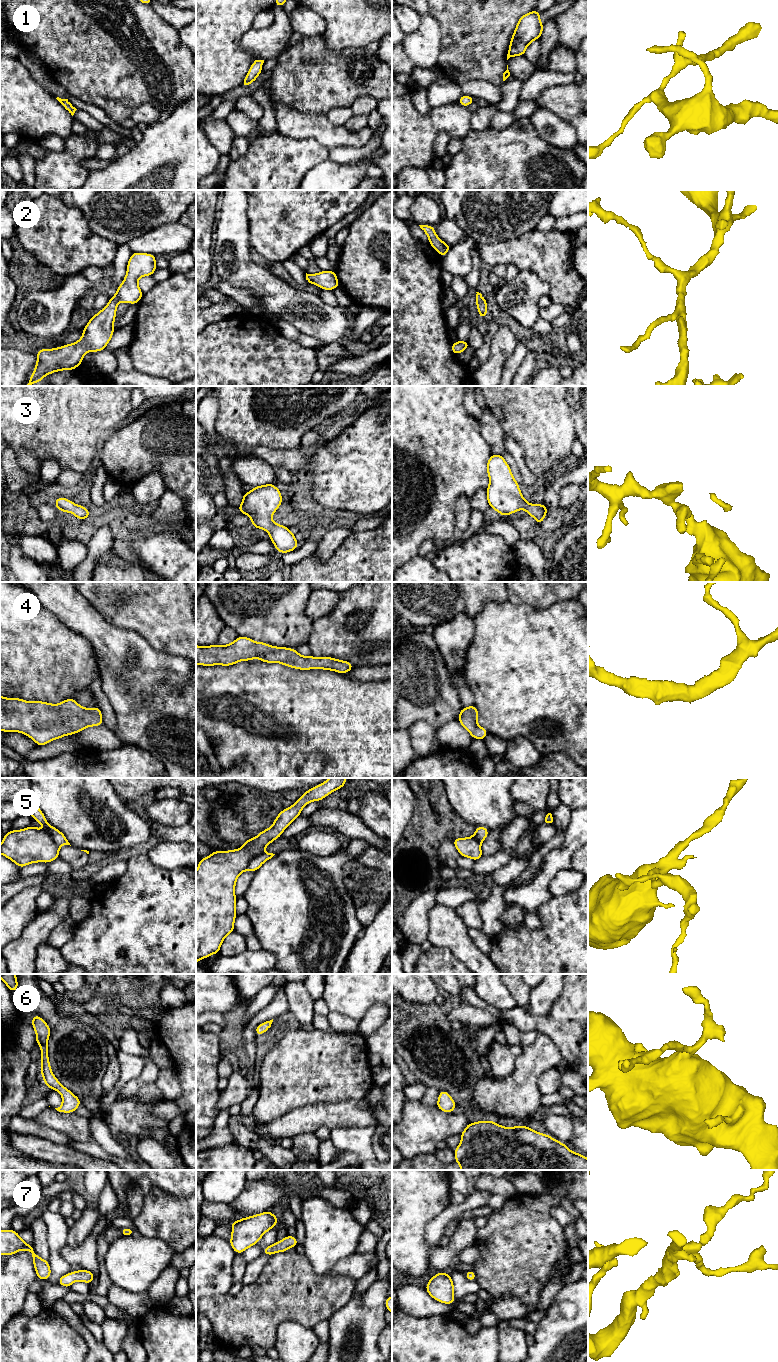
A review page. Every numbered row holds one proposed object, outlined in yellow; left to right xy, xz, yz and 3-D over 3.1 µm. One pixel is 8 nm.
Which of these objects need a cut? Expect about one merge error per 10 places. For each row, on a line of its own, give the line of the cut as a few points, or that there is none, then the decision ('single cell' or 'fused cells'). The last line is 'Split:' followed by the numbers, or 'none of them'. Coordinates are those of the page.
1: cut none; single cell
2: cut none; single cell
3: cut none; single cell
4: cut none; single cell
5: cut none; single cell
6: cut none; single cell
7: cut none; single cell
Split: none of them

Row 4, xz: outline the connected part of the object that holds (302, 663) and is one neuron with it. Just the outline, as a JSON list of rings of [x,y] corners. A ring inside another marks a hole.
[[[245,636],[227,645],[196,645],[196,665],[203,666],[231,666],[239,661],[250,661],[258,658],[265,663],[280,663],[299,669],[324,669],[346,674],[354,666],[349,661],[338,660],[333,657],[305,657],[296,649],[271,646],[264,642],[255,642]]]

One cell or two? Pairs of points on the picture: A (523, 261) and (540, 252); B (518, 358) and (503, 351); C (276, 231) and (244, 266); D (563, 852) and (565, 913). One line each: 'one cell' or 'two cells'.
A: one cell
B: two cells
C: two cells
D: two cells

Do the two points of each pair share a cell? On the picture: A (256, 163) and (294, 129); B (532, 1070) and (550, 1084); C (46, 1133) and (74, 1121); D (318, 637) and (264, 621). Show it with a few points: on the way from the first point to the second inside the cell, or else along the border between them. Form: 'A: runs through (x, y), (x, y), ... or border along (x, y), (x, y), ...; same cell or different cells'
A: border along (276, 132), (296, 139), (310, 138); different cells
B: border along (557, 1067), (539, 1076), (541, 1094); different cells
C: border along (33, 1120), (39, 1124), (51, 1127), (73, 1140); different cells
D: border along (313, 620), (310, 636), (306, 643); different cells

